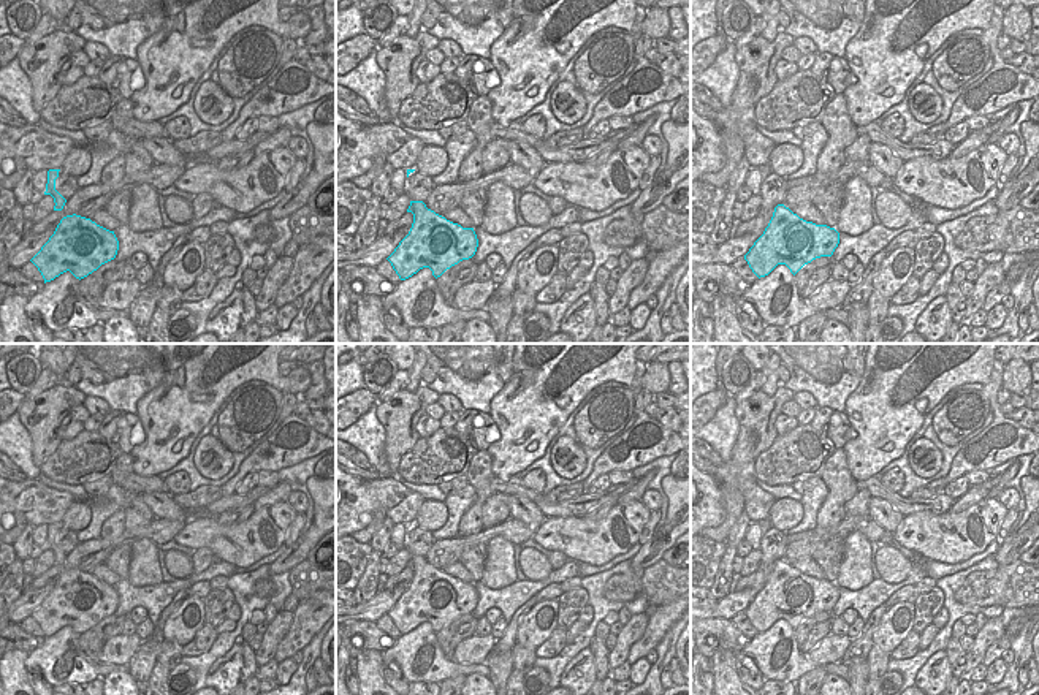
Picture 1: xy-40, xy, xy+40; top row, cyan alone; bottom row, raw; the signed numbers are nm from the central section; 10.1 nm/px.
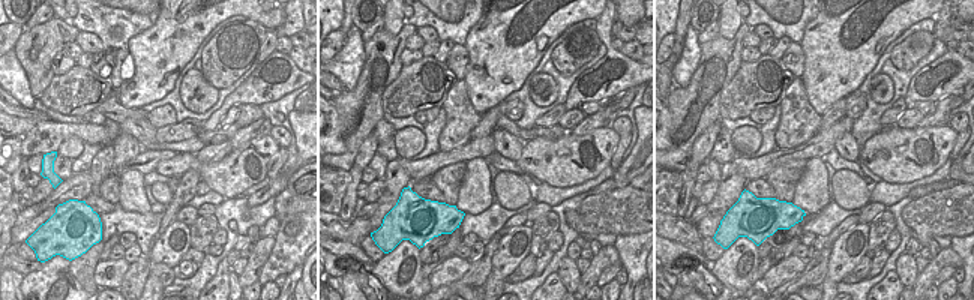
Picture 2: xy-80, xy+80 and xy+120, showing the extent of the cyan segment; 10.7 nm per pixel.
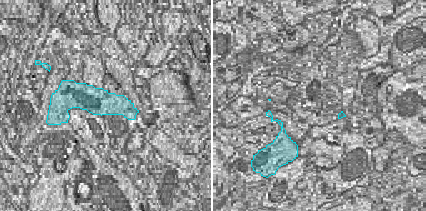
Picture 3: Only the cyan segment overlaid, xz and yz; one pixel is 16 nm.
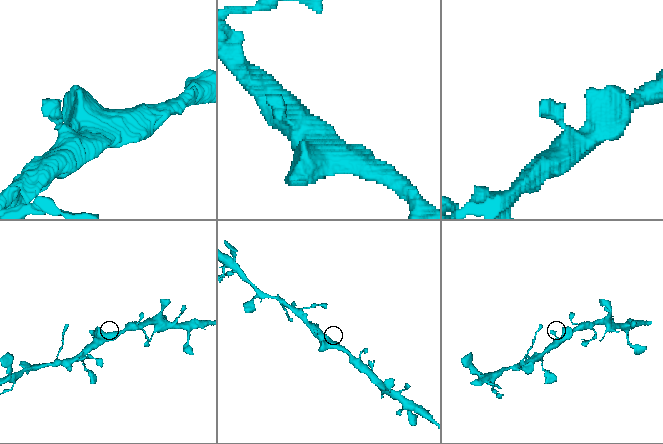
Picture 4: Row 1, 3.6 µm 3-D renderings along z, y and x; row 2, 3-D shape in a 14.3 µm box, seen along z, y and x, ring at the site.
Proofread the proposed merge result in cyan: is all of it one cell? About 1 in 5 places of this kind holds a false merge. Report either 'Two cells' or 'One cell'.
One cell

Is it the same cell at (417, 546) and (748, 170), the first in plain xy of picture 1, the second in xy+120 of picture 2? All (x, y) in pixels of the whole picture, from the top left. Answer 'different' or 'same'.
different

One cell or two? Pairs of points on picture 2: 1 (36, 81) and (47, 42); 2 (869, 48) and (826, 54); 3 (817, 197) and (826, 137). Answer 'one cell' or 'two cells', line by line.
1: one cell
2: one cell
3: two cells

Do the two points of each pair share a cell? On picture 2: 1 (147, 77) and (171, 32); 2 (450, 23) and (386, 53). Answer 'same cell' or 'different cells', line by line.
1: same cell
2: different cells

